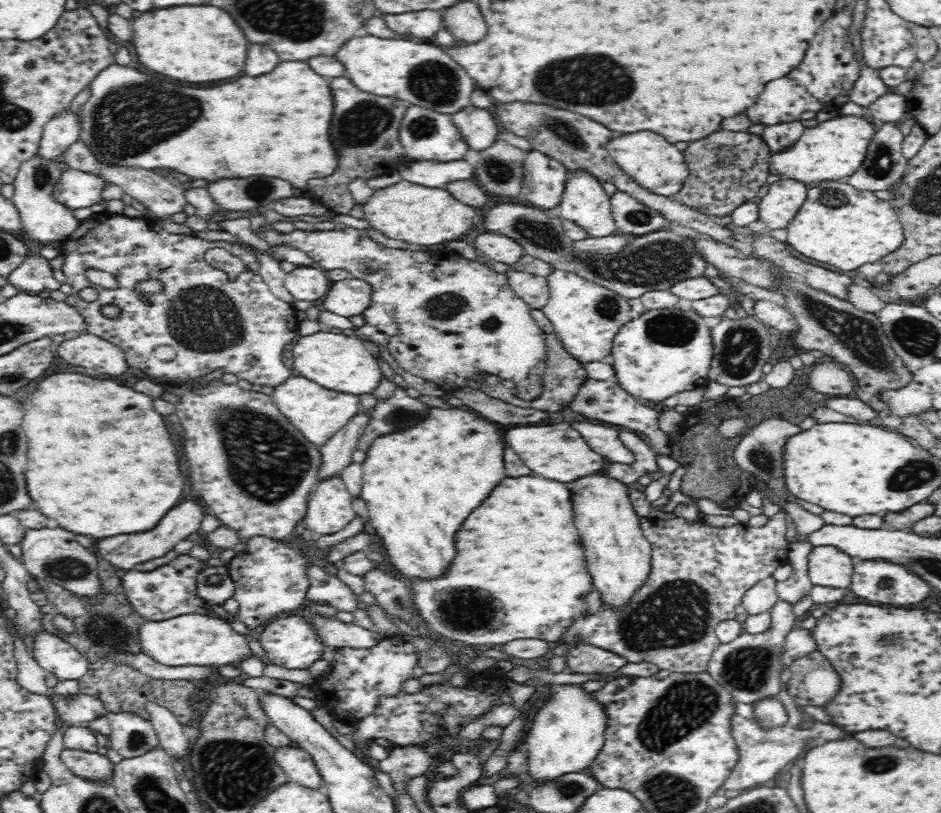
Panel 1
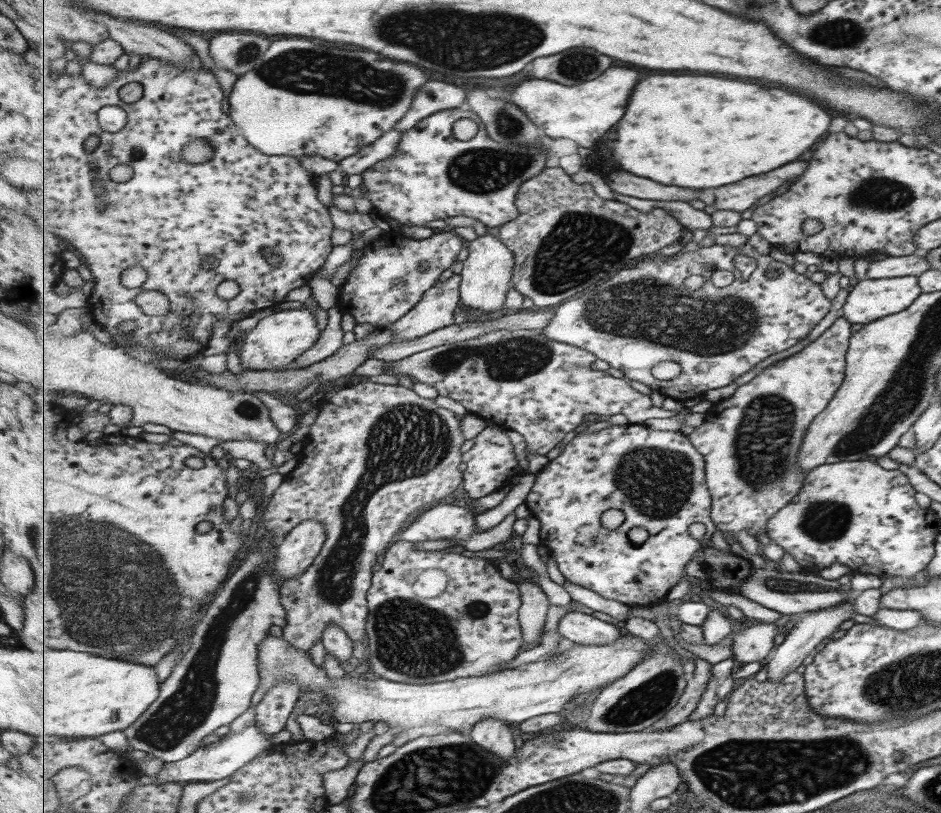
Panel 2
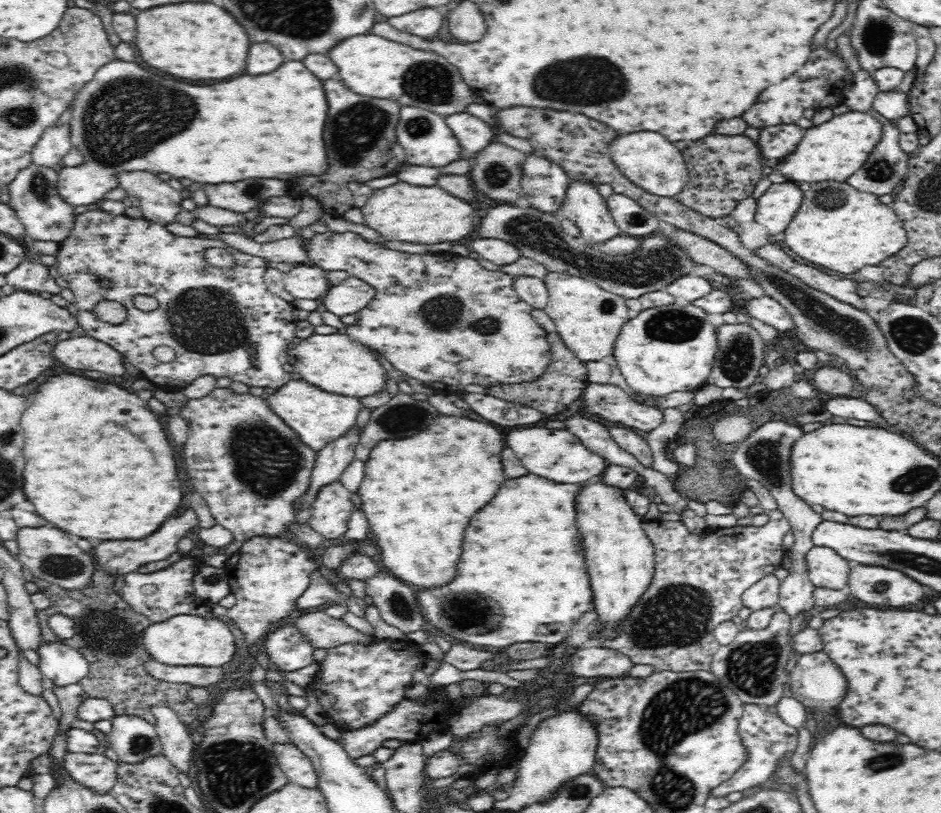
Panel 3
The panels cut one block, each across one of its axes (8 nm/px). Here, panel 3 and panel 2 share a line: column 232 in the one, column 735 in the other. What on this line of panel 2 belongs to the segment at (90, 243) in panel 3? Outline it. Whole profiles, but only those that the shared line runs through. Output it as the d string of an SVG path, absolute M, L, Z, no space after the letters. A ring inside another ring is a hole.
M715 243L710 247L692 246L672 256L659 253L658 256L646 257L636 268L624 269L614 278L601 283L596 290L587 291L581 297L560 305L557 317L545 332L548 339L594 352L598 359L623 371L625 378L643 382L666 397L688 401L699 395L704 396L708 390L734 384L766 358L800 344L828 314L828 310L830 300L822 294L818 284L806 278L806 274L799 274L792 266L774 260L769 254L762 254L750 243L738 248ZM738 254L755 256L758 260L758 268L748 280L734 264ZM772 268L779 271L777 277L768 277L768 270ZM714 270L731 271L735 275L735 281L727 287L719 288L712 282ZM692 274L702 274L708 278L708 284L700 292L690 292L690 288L686 286L686 278L690 278ZM666 361L680 364L682 374L669 381L655 378L654 368Z

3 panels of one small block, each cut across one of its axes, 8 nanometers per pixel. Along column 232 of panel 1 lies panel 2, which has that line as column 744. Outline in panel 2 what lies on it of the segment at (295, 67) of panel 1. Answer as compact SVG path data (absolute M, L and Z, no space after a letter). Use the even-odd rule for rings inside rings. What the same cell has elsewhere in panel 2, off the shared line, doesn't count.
M656 74L642 80L642 88L638 88L638 96L634 96L634 104L630 104L630 112L622 124L610 132L608 144L614 148L620 164L638 176L652 178L668 186L704 190L710 186L720 188L734 184L750 176L782 168L786 162L796 162L802 152L822 138L828 126L830 112L802 94L722 76Z

